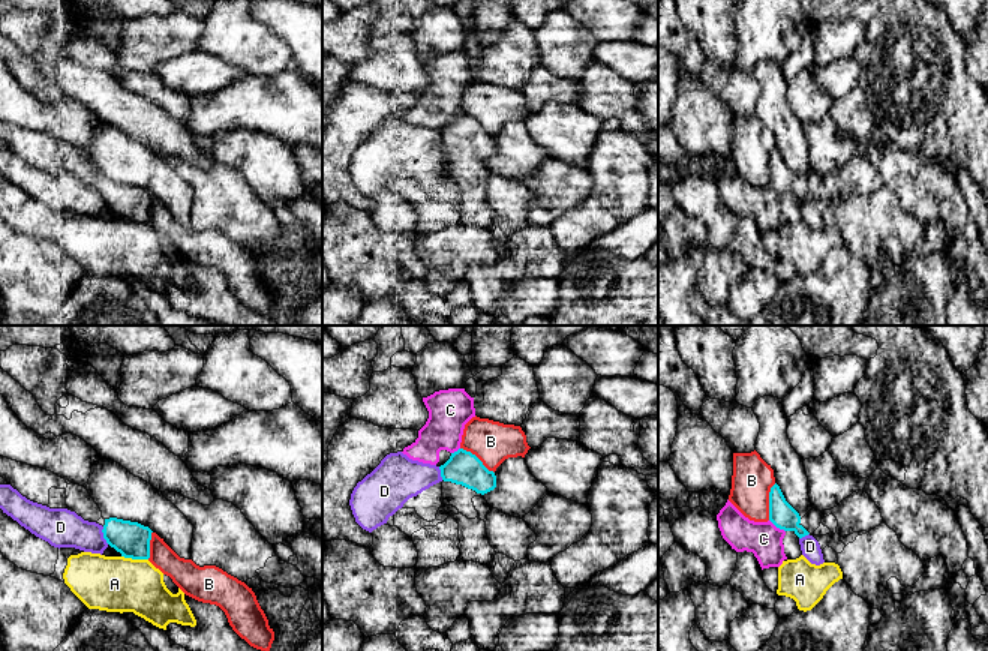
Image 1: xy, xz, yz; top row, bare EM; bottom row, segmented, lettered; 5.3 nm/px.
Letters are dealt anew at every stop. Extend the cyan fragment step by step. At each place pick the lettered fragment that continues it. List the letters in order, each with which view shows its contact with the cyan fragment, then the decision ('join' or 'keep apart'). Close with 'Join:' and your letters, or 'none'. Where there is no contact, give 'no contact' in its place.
A: contact in xy; keep apart
B: contact in yz; keep apart
C: contact in yz; keep apart
D: contact in xy; keep apart
Join: none

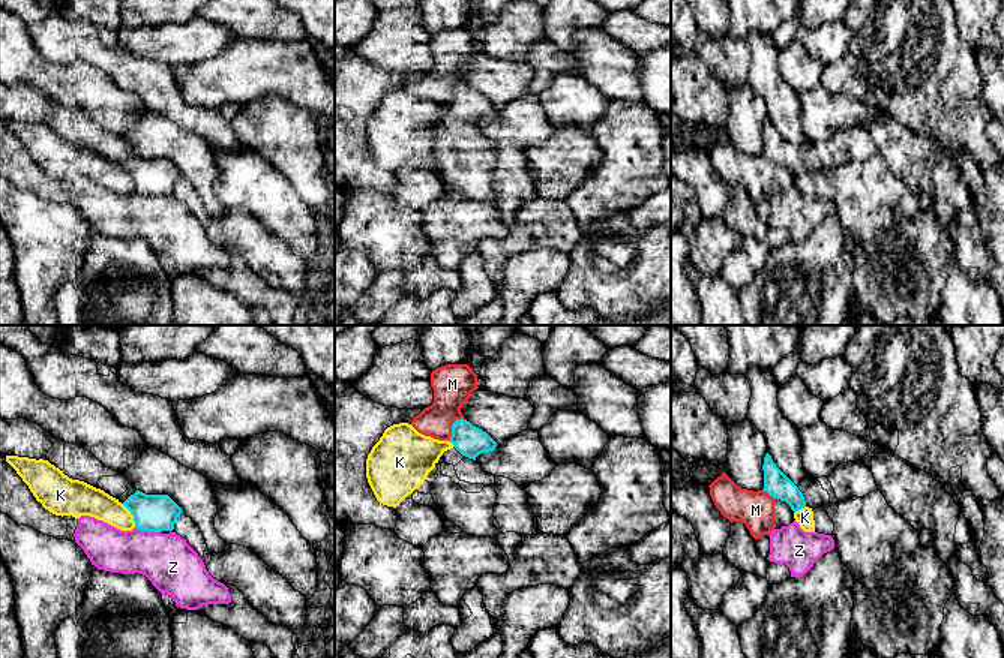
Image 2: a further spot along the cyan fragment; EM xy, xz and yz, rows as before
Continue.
K: contact in xy; keep apart
M: contact in xz; keep apart
Z: contact in xy; keep apart
Join: none

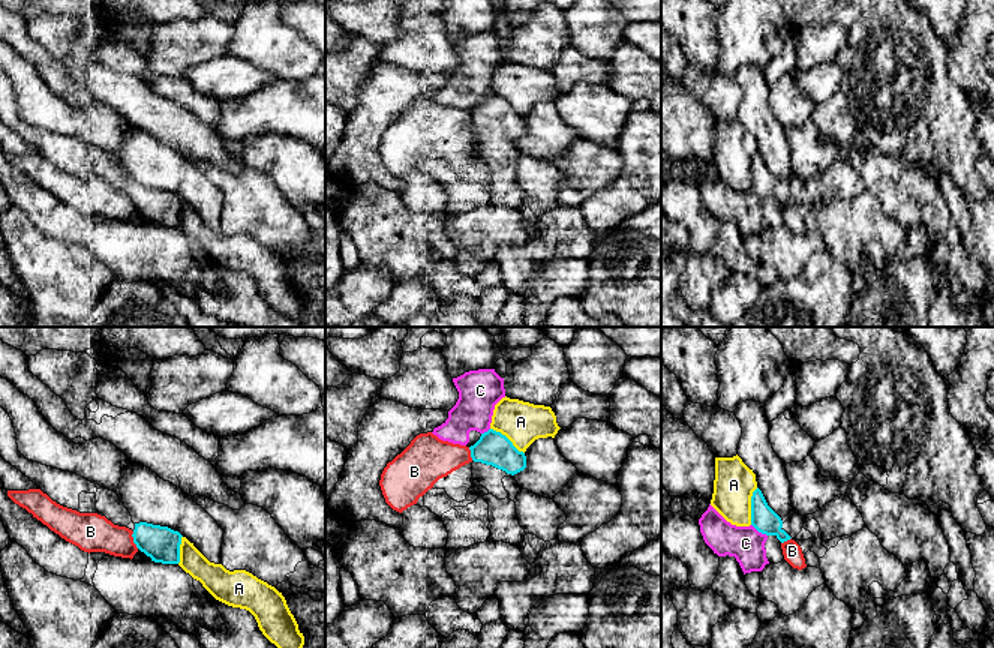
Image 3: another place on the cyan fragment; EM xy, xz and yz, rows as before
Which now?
A: contact in yz; keep apart
B: contact in xy; keep apart
C: contact in yz; keep apart
Join: none

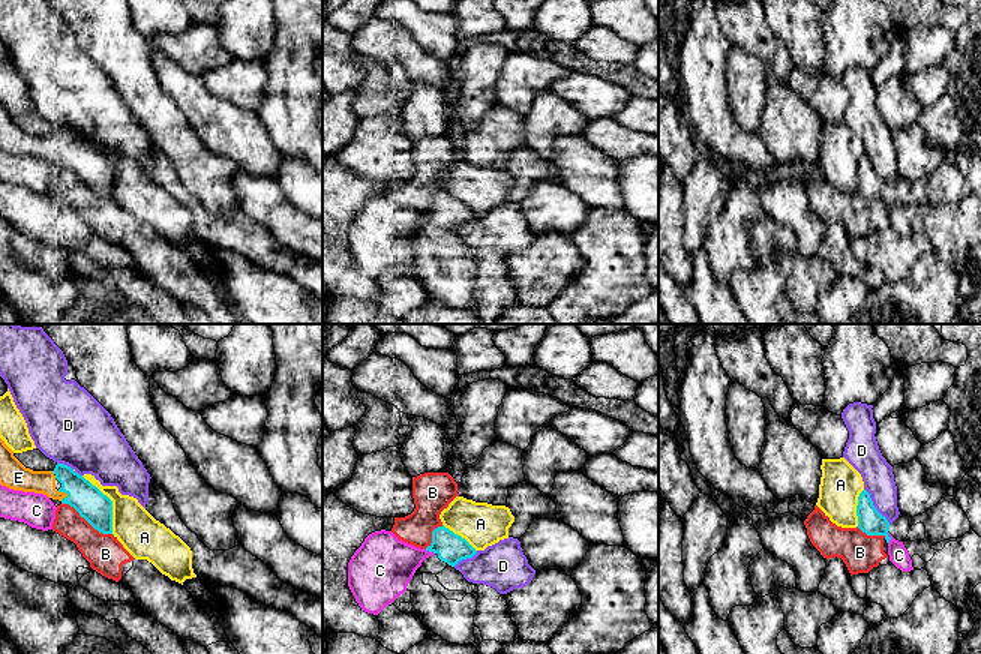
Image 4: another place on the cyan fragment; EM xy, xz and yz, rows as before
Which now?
A: contact in xy; keep apart
B: contact in xy; keep apart
C: contact in yz; keep apart
D: contact in yz; keep apart
E: contact in xy; join
Join: E

